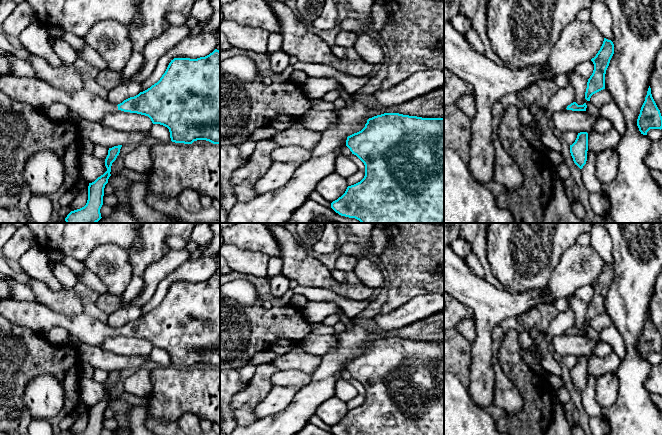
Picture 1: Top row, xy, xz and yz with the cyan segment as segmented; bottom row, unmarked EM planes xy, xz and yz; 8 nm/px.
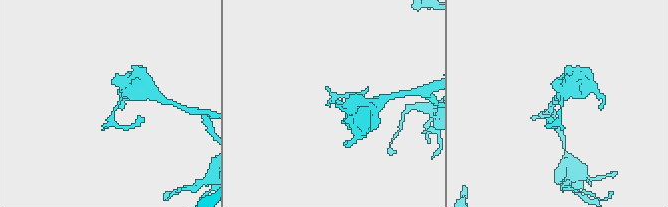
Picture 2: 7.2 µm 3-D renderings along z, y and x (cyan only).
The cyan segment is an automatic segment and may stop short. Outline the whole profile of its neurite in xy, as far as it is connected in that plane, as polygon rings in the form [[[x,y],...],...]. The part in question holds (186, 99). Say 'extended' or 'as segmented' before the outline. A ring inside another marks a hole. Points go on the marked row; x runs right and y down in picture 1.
extended; [[[215,49],[197,59],[174,58],[160,80],[147,90],[116,105],[84,89],[66,92],[53,88],[41,78],[13,74],[0,77],[0,92],[8,97],[41,110],[54,103],[65,105],[82,120],[101,122],[109,113],[118,110],[148,116],[153,124],[169,129],[172,142],[192,144],[206,140],[220,144],[220,51]]]

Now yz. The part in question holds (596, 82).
as segmented; [[[604,38],[603,44],[591,61],[594,64],[594,70],[587,82],[585,99],[590,101],[593,94],[605,89],[605,74],[610,60],[614,54],[614,44],[611,40]]]

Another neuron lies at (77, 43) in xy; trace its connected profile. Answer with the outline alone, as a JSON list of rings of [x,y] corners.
[[[64,32],[60,39],[66,41],[75,51],[80,51],[86,45],[83,37],[79,37],[70,32]]]

